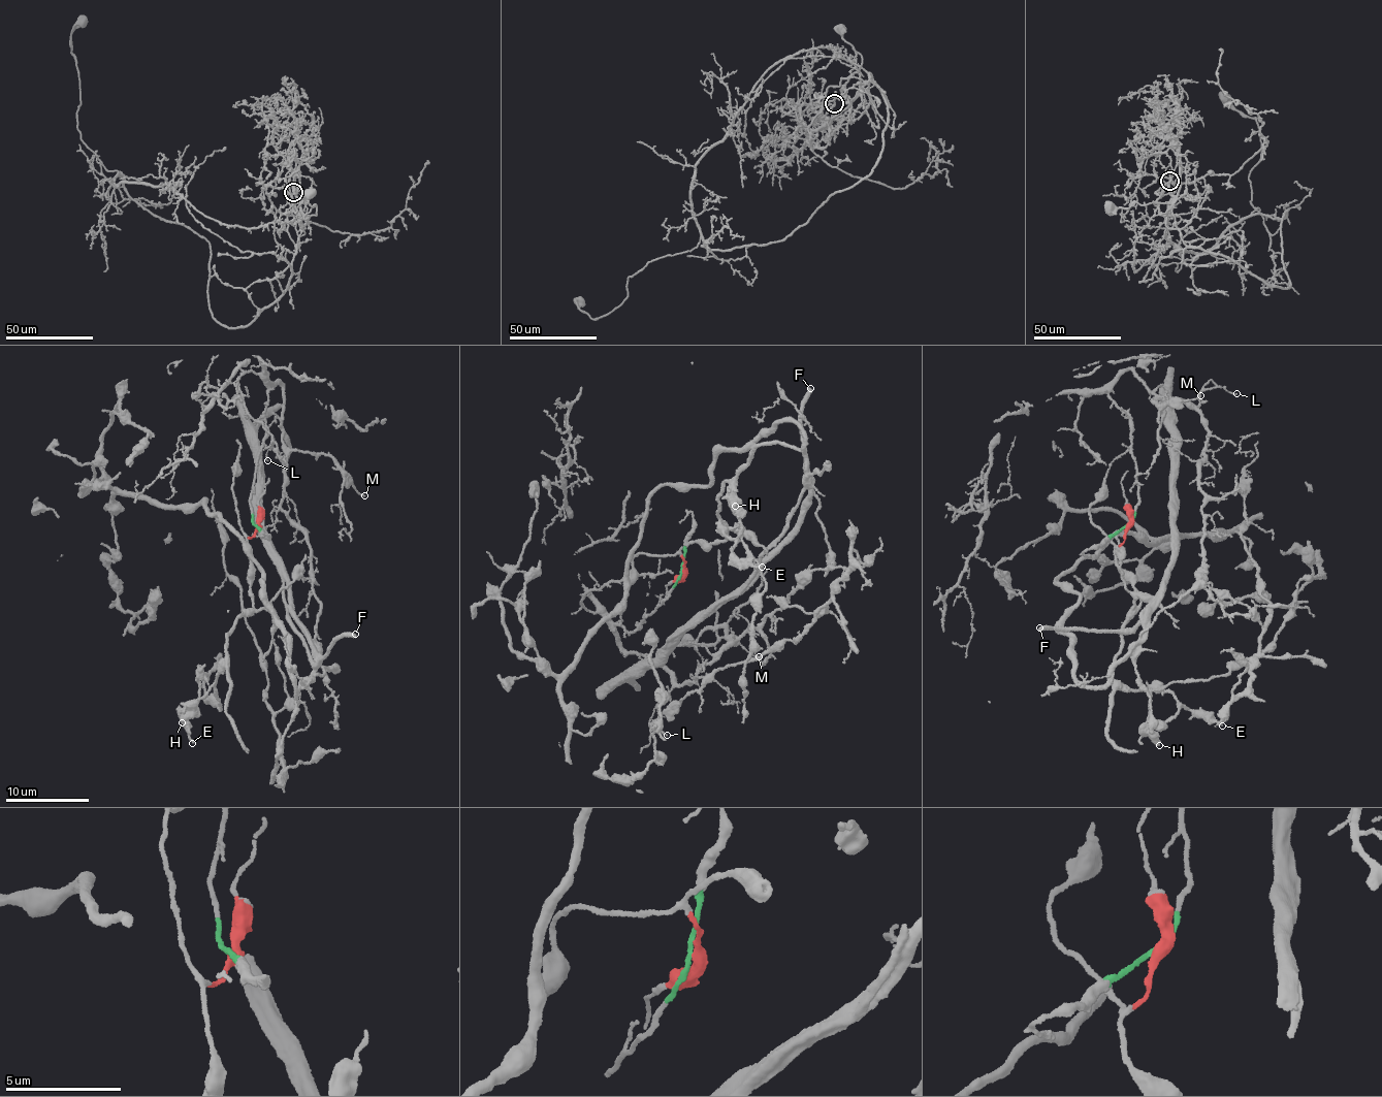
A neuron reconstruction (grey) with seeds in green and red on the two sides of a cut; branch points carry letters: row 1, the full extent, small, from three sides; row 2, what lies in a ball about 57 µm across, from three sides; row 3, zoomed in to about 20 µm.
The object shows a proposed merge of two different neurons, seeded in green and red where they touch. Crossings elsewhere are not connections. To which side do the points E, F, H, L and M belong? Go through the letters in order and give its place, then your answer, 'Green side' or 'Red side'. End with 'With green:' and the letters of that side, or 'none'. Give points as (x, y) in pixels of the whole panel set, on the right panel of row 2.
E: Place: (1222, 726). Red side
F: Place: (1039, 627). Green side
H: Place: (1159, 745). Red side
L: Place: (1236, 393). Green side
M: Place: (1200, 395). Green side
With green: F, L, M

